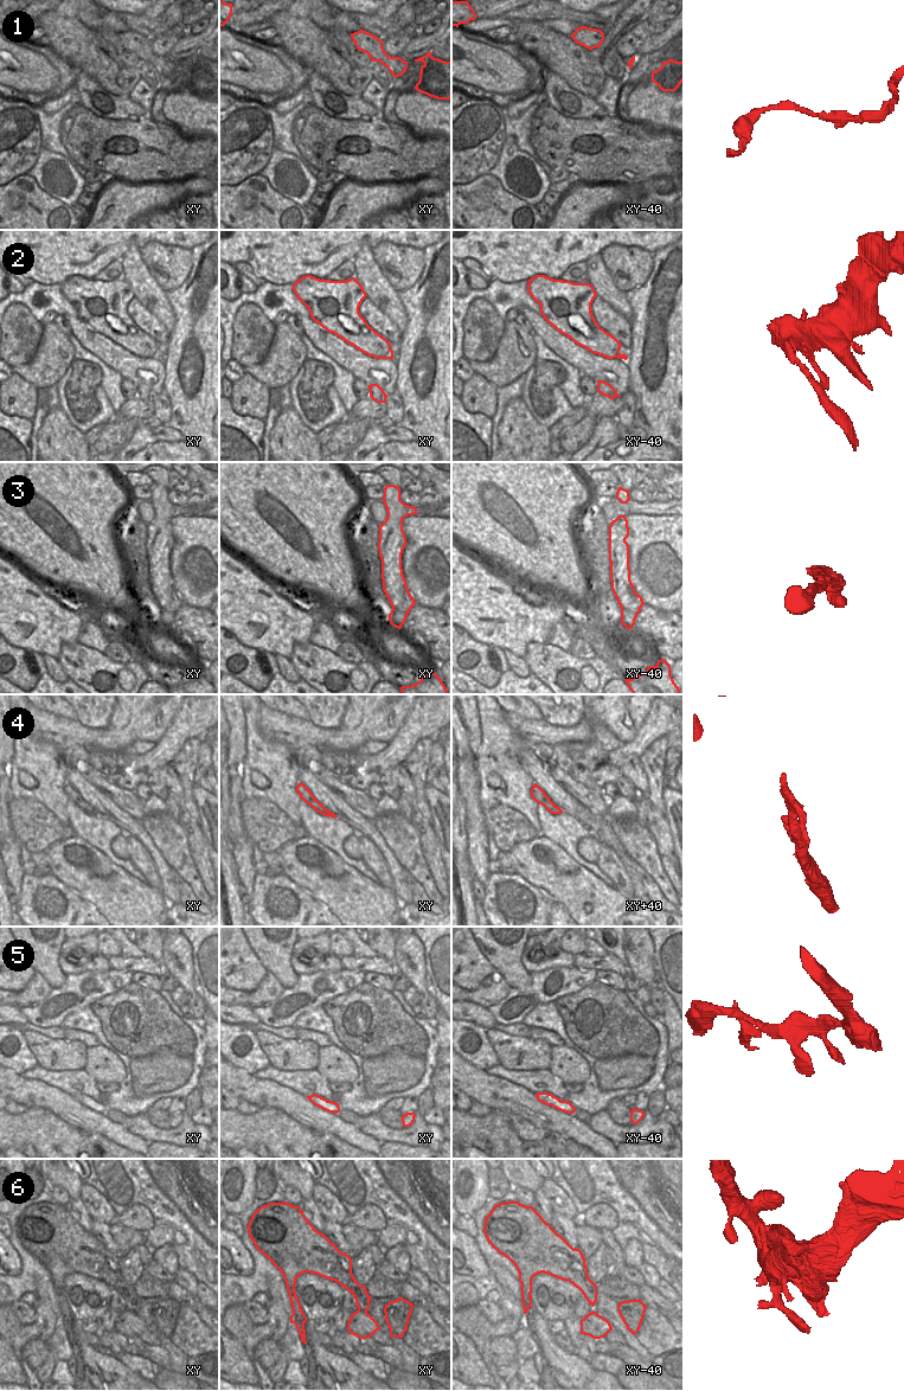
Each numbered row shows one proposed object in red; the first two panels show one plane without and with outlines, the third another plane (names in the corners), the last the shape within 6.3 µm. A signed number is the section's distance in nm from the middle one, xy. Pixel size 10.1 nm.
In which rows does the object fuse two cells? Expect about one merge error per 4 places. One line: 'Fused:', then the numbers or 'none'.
Fused: none

